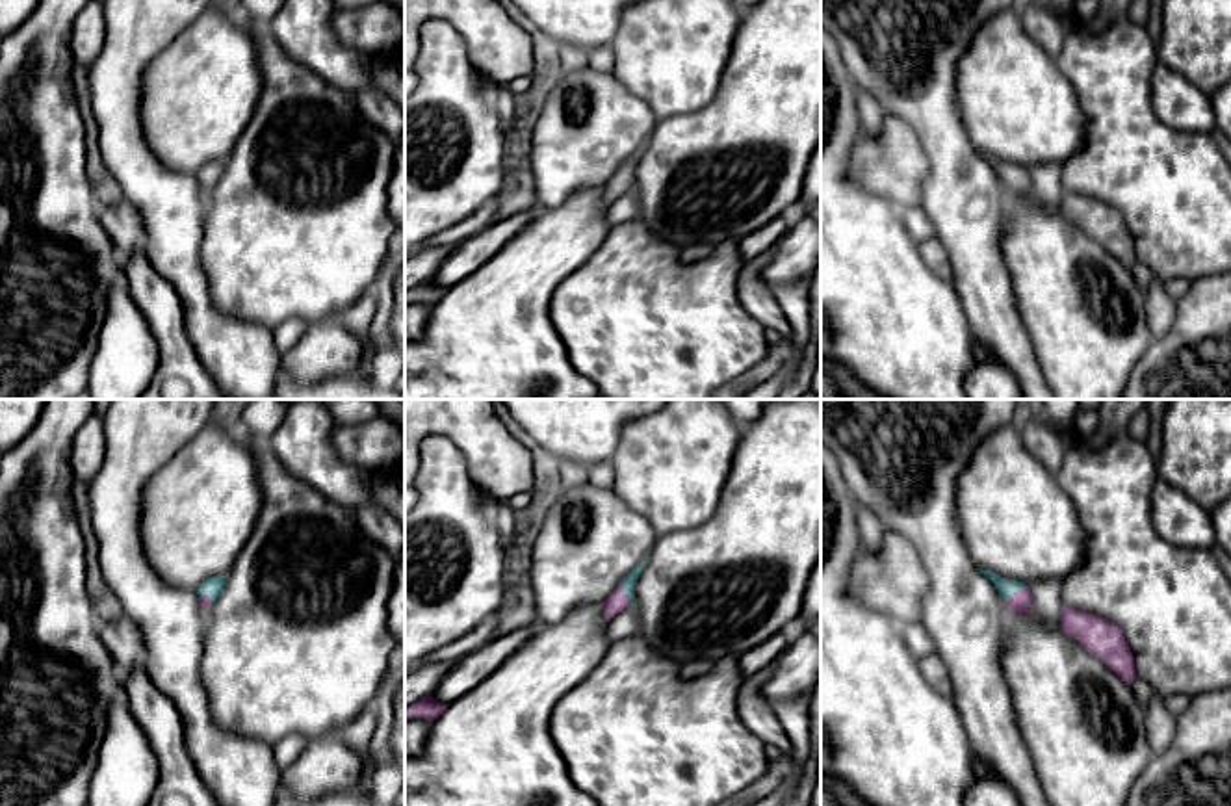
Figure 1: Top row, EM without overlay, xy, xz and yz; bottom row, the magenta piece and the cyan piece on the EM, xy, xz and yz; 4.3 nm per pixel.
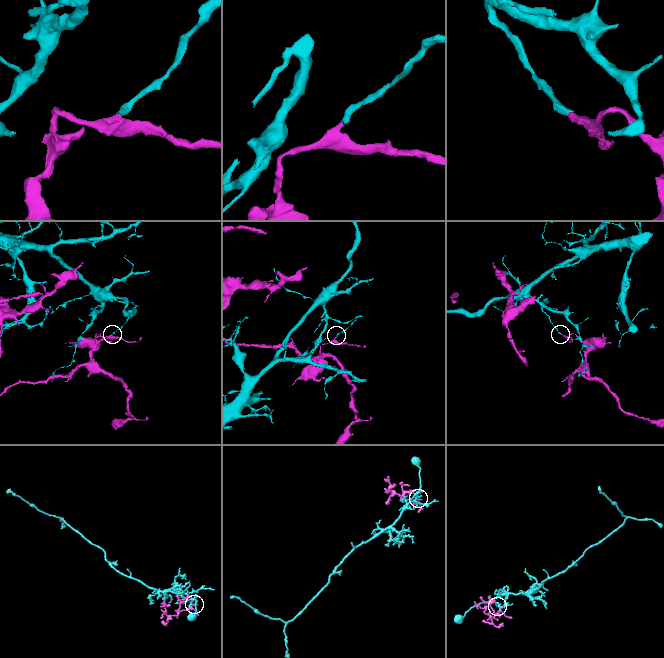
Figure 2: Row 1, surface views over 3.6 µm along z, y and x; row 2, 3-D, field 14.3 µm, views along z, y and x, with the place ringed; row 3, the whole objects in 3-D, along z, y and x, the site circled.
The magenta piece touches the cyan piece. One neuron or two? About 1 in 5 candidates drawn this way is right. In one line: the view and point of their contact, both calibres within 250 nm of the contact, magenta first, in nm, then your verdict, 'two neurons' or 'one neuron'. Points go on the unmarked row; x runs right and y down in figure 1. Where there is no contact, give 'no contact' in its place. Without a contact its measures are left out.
meets magenta in yz at (1016, 177); 100 nm thick on the magenta side, 80 nm on the other; two neurons

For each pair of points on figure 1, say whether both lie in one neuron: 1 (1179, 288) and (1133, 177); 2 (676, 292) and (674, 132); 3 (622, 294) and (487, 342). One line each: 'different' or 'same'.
1: different
2: different
3: different

